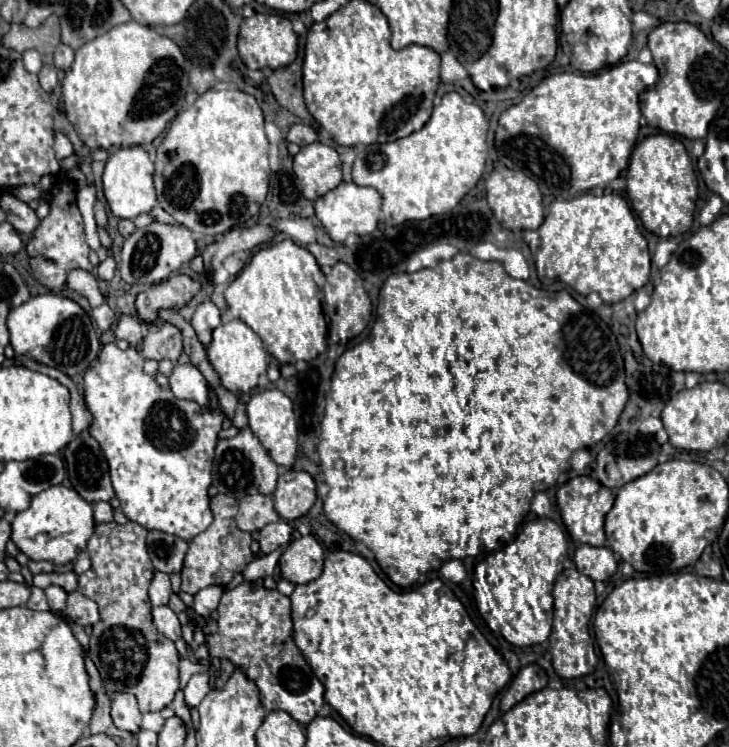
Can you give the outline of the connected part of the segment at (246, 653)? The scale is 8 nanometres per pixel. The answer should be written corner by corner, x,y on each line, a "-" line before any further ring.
244,581
236,589
224,591
218,613
218,633
206,637
210,655
228,657
240,667
258,685
266,711
286,711
300,725
308,725
324,705
324,685
318,679
312,685
314,673
294,645
290,599
276,589
252,589
252,583

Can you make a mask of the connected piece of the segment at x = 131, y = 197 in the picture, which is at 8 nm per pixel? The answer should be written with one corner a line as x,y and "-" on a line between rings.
128,147
118,149
104,167
102,183
104,183
104,195
108,201
110,211
120,219
134,219
140,213
148,213
156,205
156,191
152,183
154,163
150,161
148,153
142,147

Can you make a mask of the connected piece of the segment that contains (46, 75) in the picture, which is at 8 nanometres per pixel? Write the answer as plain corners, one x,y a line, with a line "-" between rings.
44,65
42,71
38,73
38,77
40,77
40,85
44,91
52,91
58,85
58,73
56,73
54,65

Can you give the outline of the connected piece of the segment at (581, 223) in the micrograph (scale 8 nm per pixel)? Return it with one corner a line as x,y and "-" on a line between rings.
584,193
572,201
554,201
544,223
537,230
526,231
524,240
544,286
558,280
580,295
596,291
604,303
618,303
644,287
650,277
648,243
628,203
616,193
602,197

